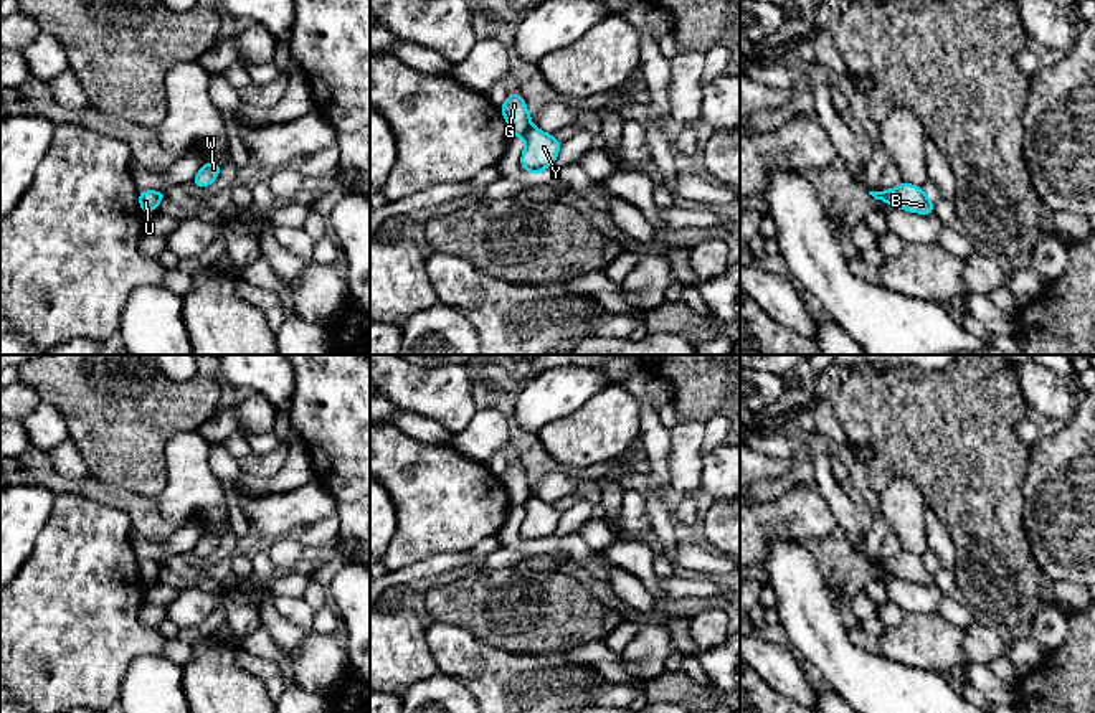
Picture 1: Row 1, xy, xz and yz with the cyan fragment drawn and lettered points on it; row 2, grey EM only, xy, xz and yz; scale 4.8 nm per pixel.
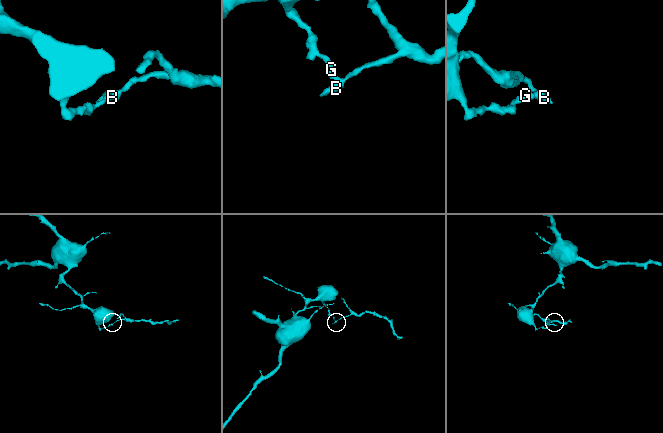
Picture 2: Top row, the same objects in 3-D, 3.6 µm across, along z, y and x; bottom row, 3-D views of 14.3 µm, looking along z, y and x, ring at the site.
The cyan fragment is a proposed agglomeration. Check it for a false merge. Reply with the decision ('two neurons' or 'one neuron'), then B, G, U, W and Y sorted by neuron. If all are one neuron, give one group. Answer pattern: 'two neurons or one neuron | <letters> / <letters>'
two neurons | B W Y / G U

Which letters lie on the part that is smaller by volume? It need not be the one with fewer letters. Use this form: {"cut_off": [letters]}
{"cut_off": ["B", "W", "Y"]}

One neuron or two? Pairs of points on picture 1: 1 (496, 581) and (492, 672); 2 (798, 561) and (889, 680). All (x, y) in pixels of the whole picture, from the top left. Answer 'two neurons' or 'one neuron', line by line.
1: two neurons
2: one neuron

